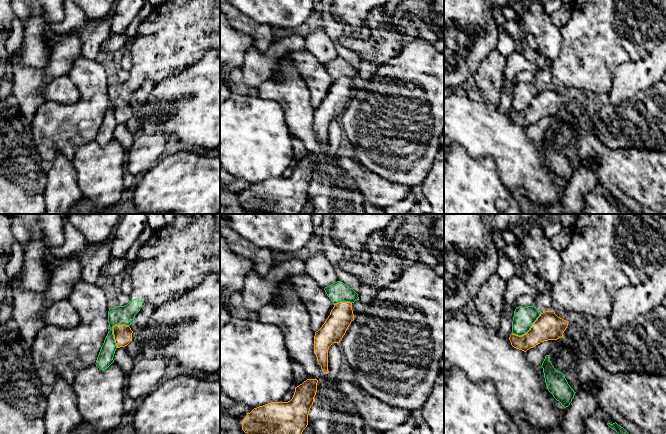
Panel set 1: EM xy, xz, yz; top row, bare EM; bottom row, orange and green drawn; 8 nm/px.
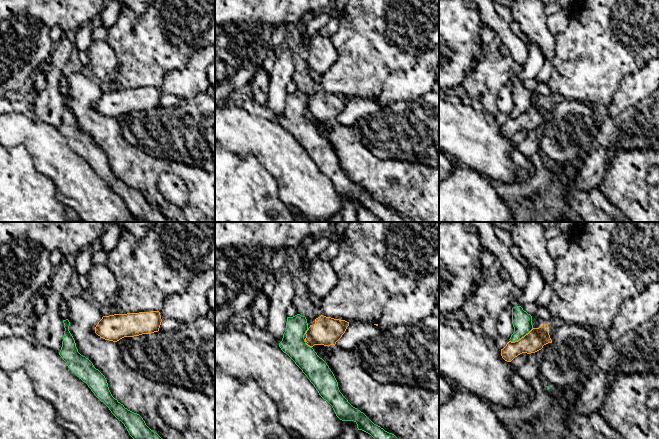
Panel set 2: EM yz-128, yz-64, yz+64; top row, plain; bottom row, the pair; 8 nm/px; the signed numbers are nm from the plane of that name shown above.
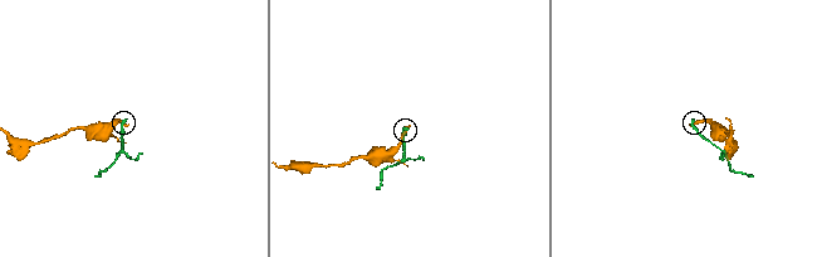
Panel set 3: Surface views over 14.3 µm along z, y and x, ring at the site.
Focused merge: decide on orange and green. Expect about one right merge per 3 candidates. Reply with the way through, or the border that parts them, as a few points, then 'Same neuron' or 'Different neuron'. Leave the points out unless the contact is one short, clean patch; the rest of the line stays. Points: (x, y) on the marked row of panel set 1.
Boundary: xy (128, 325), (115, 325), (113, 327), (113, 338), (116, 347). Different neuron

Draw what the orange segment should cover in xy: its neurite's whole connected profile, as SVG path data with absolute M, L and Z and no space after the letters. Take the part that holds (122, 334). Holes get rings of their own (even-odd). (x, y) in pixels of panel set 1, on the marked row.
M115 325L113 335L117 348L125 347L132 341L133 331L126 325Z

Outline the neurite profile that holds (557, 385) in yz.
M549 355L545 356L541 367L548 391L564 408L568 407L576 392L568 384L565 375L554 368Z

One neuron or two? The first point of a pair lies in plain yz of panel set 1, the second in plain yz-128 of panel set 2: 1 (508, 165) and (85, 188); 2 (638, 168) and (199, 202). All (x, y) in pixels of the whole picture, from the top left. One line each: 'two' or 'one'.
1: one
2: one

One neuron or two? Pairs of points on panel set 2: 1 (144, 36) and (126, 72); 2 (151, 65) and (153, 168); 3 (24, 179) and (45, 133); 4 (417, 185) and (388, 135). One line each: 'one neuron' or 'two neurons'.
1: one neuron
2: two neurons
3: two neurons
4: two neurons

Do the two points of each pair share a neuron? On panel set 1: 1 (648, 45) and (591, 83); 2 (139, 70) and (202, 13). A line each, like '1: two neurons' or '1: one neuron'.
1: one neuron
2: one neuron

